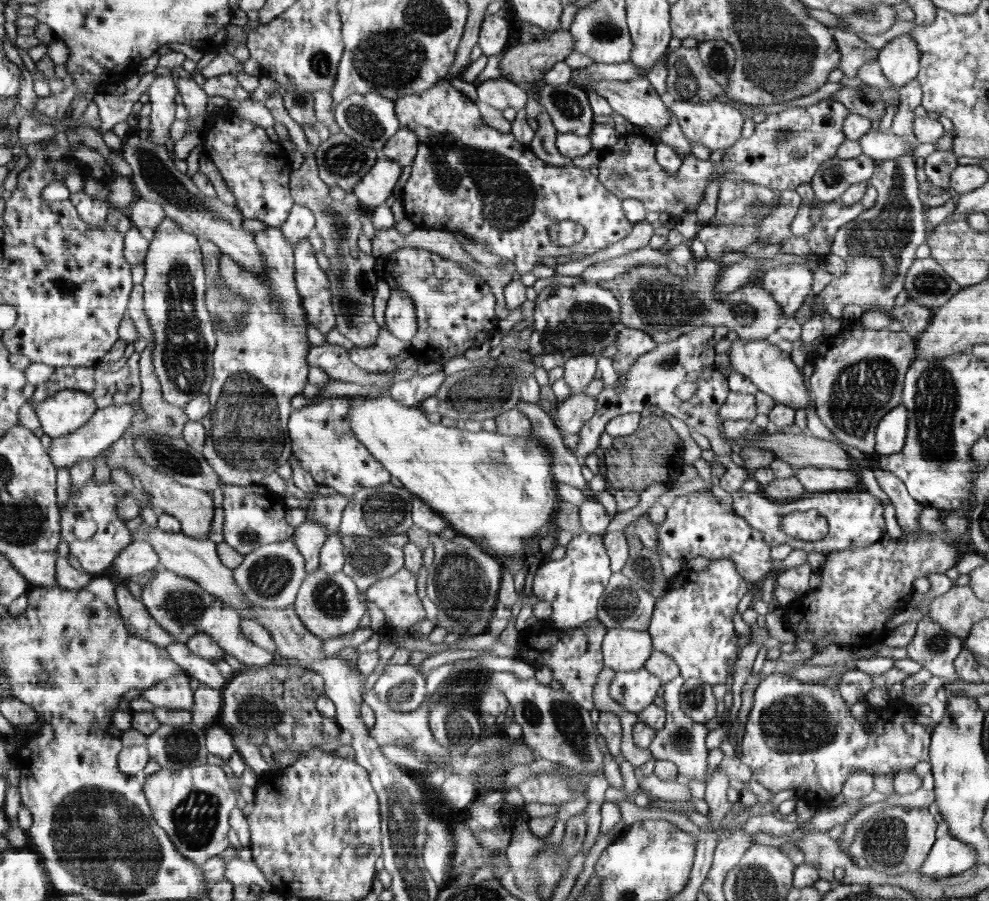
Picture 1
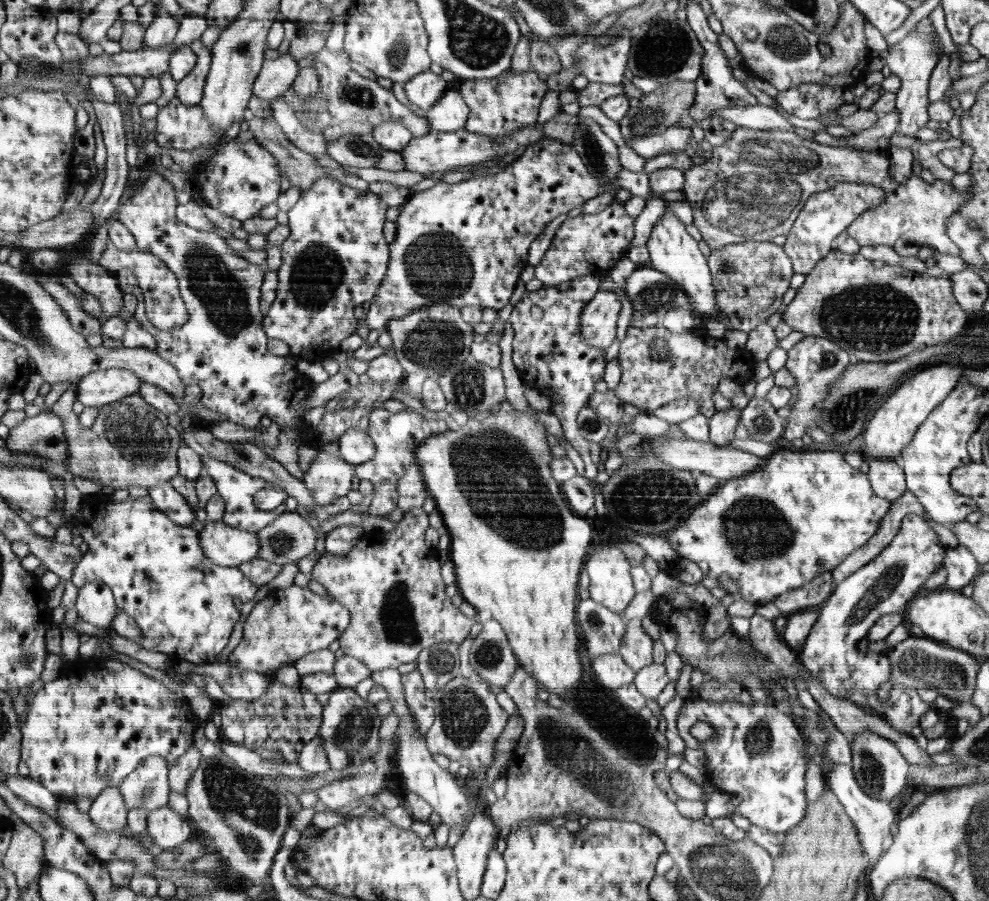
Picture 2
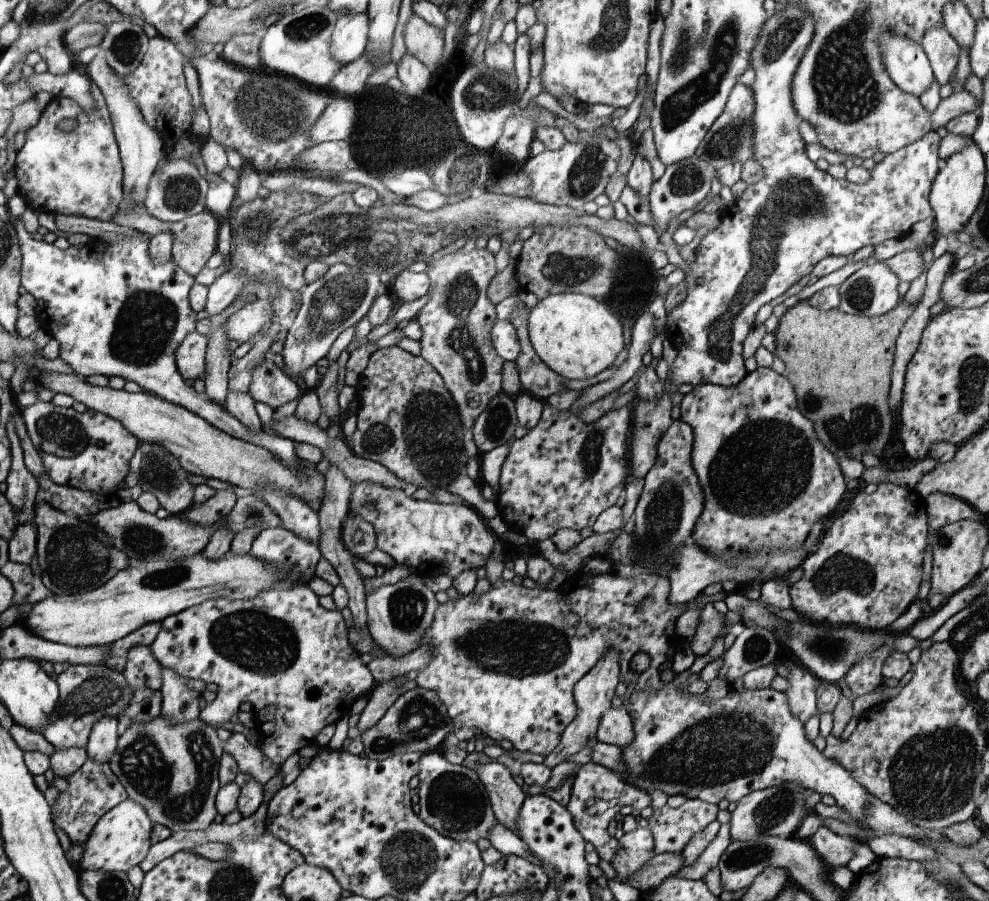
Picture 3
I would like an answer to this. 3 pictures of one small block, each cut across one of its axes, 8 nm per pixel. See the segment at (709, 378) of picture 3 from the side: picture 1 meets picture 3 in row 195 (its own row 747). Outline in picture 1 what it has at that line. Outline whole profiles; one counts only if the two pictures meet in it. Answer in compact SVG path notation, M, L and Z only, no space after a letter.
M774 672L762 679L754 691L754 701L752 702L752 708L742 738L742 756L740 756L740 759L744 764L750 766L753 773L752 781L756 780L757 782L760 782L773 793L794 788L798 791L801 798L810 802L816 800L832 800L841 792L844 784L852 774L862 772L870 774L873 778L880 774L894 776L897 772L912 770L918 762L928 762L932 731L933 729L931 726L922 725L916 722L916 711L912 706L909 707L908 704L905 704L904 702L895 701L892 705L888 705L887 707L870 706L869 708L866 708L865 715L862 718L856 719L851 715L850 706L848 706L842 696L840 696L839 690L834 692L832 688L828 687L826 684L822 684L822 681L816 682L816 684L814 684L814 682L798 682L798 680L790 678L790 676Z

